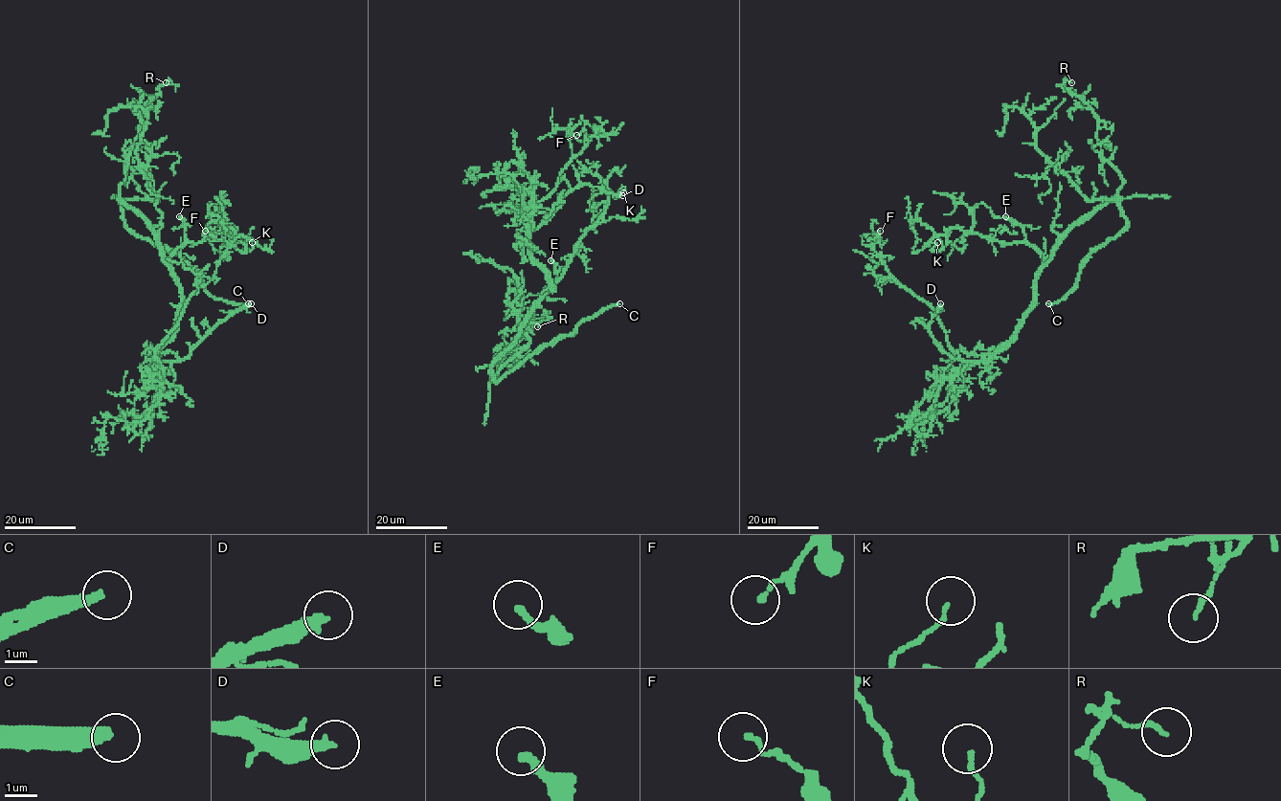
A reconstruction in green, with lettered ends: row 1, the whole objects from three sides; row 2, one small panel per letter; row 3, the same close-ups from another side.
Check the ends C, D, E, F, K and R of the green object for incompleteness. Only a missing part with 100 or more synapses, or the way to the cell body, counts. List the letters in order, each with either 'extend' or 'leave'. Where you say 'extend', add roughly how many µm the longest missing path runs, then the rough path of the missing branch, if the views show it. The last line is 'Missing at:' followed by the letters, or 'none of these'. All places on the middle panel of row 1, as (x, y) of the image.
C: extend; about 130 µm are missing
D: extend; about 35 µm are missing; missing branch runs (622, 195), (650, 197), (665, 202), (671, 209), (671, 222), (648, 254)
E: leave
F: leave
K: leave
R: leave
Missing at: C, D

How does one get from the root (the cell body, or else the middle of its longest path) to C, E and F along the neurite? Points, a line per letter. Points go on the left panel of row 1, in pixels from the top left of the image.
C: (167, 265), (155, 233), (121, 200), (124, 225), (180, 255), (211, 295), (248, 303)
E: (167, 265), (168, 258), (186, 241), (186, 225), (179, 216)
F: (167, 265), (179, 287), (180, 312), (175, 333), (155, 354), (187, 301), (213, 277), (230, 244), (205, 231)

